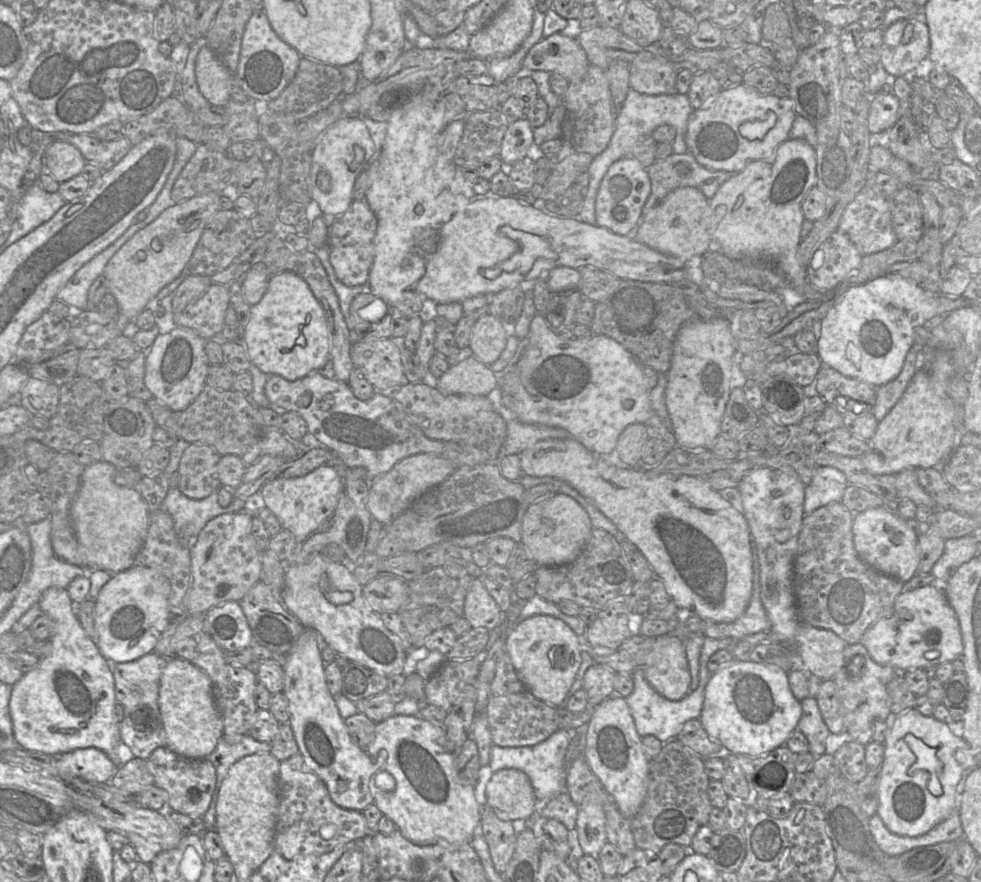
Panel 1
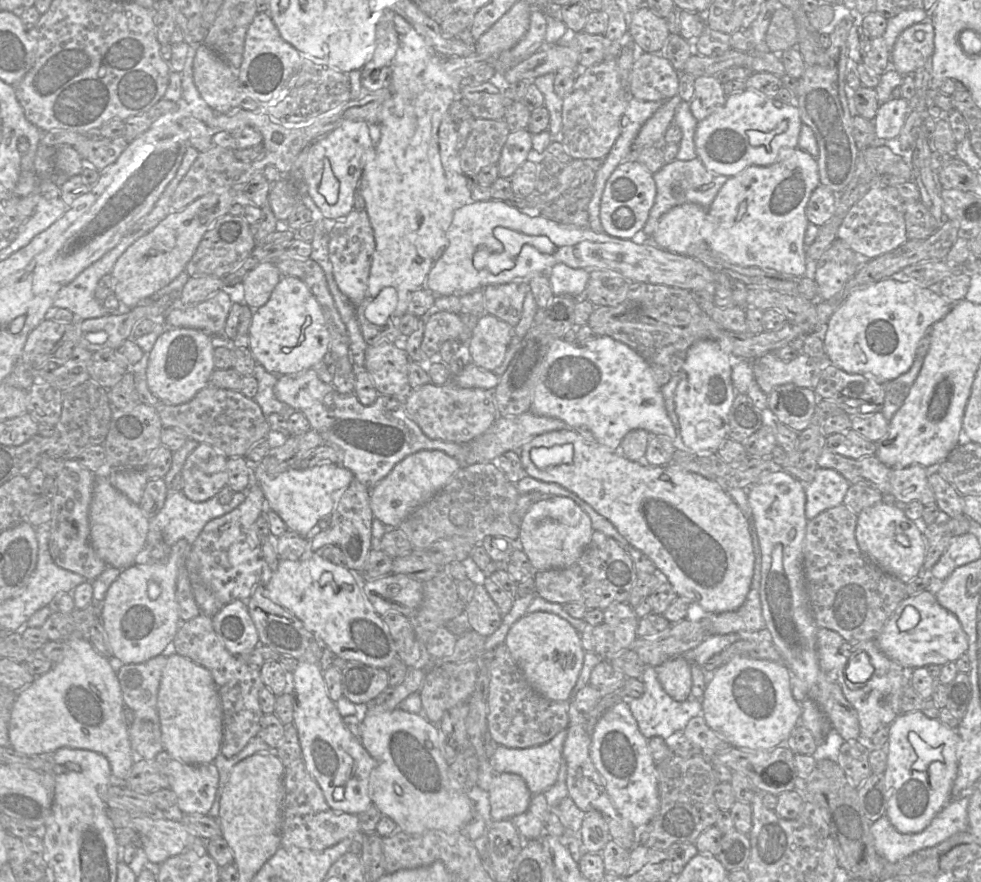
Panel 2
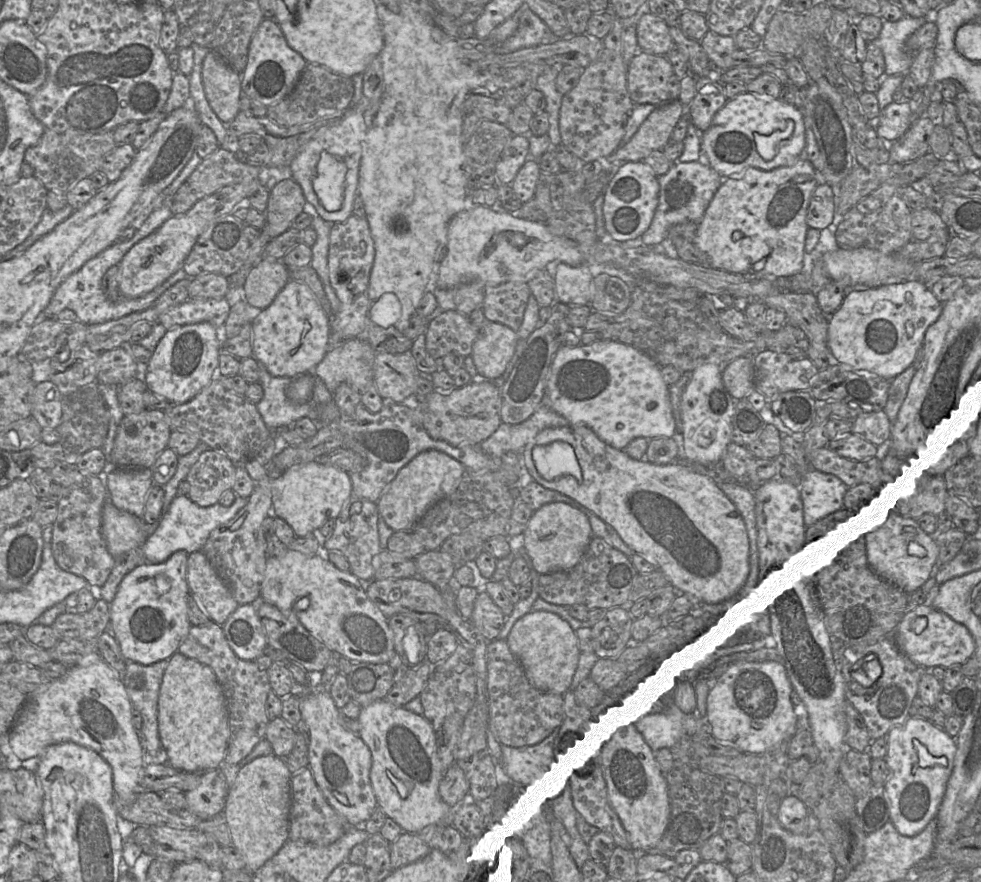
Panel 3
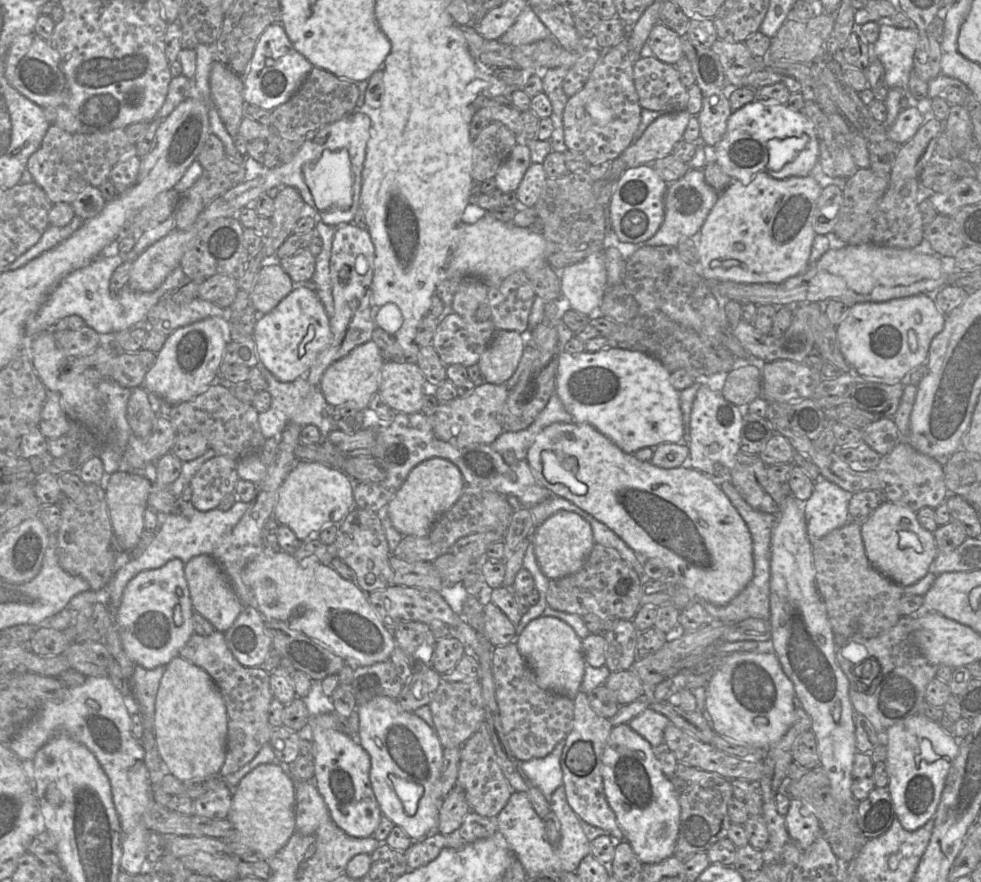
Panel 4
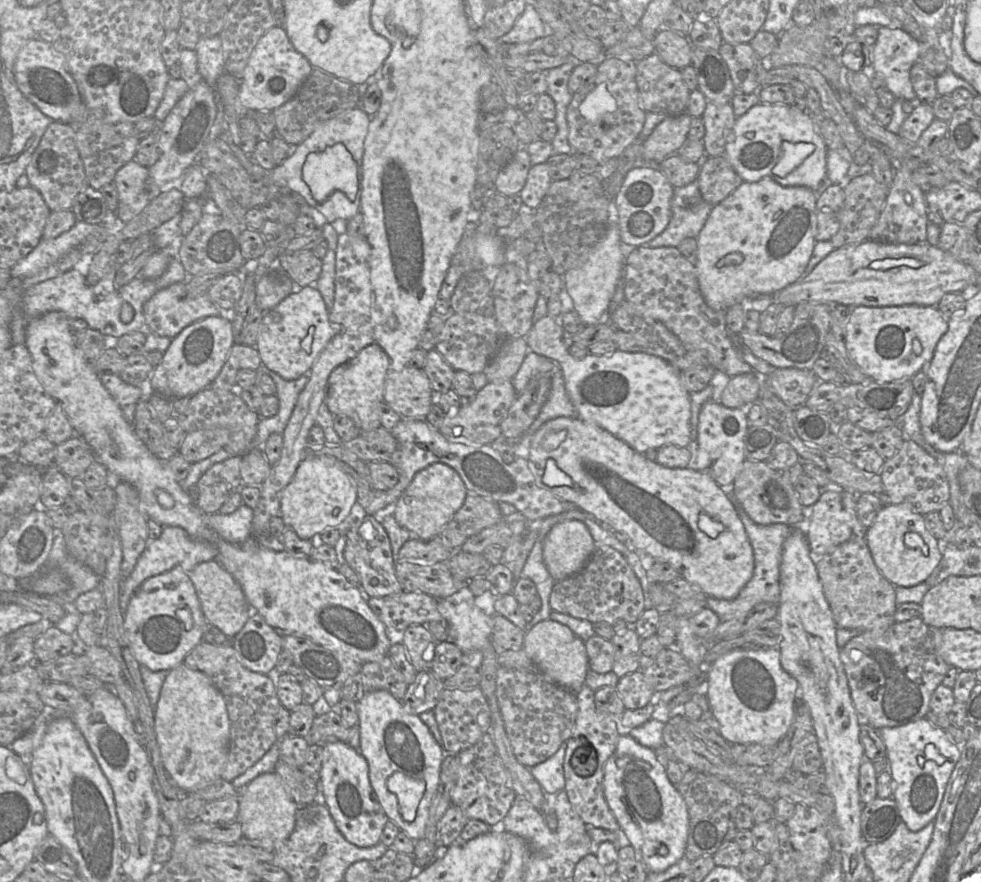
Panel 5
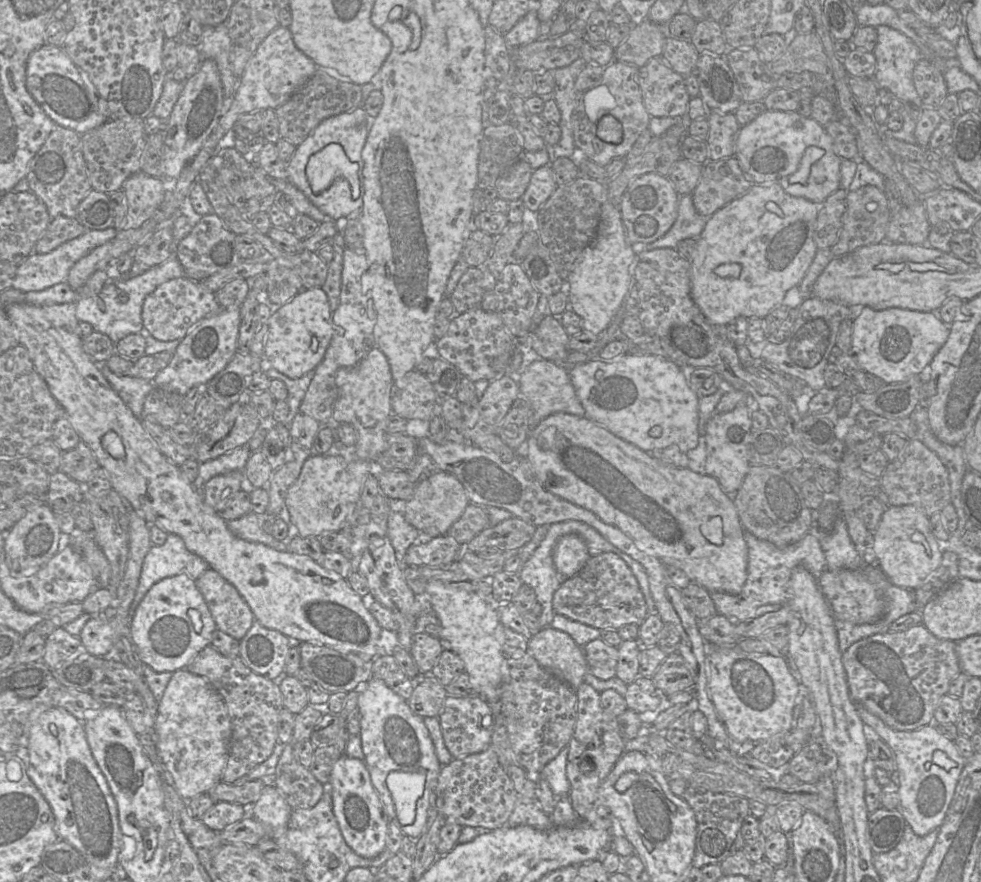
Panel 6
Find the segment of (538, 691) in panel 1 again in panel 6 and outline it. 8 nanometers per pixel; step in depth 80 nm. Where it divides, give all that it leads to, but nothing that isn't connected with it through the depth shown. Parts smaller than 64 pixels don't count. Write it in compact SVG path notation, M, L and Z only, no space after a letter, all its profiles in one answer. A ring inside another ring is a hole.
M551 626L542 628L528 640L527 654L575 690L584 682L588 672L584 650L570 635Z

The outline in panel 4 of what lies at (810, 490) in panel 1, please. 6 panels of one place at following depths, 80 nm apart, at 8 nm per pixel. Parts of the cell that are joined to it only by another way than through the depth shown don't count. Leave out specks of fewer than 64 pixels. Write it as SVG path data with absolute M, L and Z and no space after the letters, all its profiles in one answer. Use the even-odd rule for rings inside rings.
M823 477L814 482L812 495L803 504L806 531L811 544L852 521L848 512L850 498L850 493Z

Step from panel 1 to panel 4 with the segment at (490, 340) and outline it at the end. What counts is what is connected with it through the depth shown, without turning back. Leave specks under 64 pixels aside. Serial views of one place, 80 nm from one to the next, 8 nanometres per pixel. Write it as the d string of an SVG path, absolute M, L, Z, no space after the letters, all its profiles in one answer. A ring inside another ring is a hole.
M530 330L521 335L516 331L497 331L477 363L485 381L505 384L518 367L530 340Z

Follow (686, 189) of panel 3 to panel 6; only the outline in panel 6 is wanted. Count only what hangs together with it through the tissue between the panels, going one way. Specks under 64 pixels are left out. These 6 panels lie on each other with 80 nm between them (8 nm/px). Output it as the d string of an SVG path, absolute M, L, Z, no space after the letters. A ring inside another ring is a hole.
M692 194L680 195L678 216L669 231L652 243L633 243L632 248L636 254L657 248L677 249L680 241L686 238L697 239L702 233L707 219L695 209Z

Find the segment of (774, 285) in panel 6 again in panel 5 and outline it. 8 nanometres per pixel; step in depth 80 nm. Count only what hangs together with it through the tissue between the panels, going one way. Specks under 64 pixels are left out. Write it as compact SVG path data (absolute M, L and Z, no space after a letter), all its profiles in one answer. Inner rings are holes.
M767 176L757 182L743 182L733 193L713 206L696 238L695 268L706 304L713 310L726 311L745 298L772 296L802 278L816 243L817 197L818 193L808 187L785 187Z

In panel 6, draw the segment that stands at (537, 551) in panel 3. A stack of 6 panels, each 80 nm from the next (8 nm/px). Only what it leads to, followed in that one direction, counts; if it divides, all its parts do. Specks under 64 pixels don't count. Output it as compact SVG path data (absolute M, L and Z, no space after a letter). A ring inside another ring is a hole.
M577 534L562 536L553 550L555 568L567 579L577 575L589 558L586 542Z

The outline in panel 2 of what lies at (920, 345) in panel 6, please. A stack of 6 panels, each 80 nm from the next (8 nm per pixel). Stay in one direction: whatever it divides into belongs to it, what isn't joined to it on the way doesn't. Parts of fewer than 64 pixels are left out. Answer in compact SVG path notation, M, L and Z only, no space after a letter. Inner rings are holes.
M885 278L852 290L822 328L822 340L828 363L851 374L863 374L887 383L907 372L915 359L921 338L959 301L943 297L937 291L914 281Z

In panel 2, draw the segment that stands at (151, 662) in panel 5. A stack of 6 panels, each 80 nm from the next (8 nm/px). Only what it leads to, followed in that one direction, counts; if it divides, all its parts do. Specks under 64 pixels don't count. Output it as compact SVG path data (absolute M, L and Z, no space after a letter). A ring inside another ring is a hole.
M185 539L178 540L169 556L161 562L133 564L121 570L101 601L101 623L107 633L113 657L124 664L138 664L171 651L181 619L176 600L179 569L190 552Z

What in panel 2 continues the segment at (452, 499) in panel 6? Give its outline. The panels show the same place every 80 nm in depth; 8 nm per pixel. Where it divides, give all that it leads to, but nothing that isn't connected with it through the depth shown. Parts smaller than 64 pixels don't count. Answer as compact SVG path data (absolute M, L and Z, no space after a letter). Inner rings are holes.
M421 450L406 457L371 489L370 507L374 518L387 528L398 528L416 508L437 494L462 467L460 461L438 450Z

